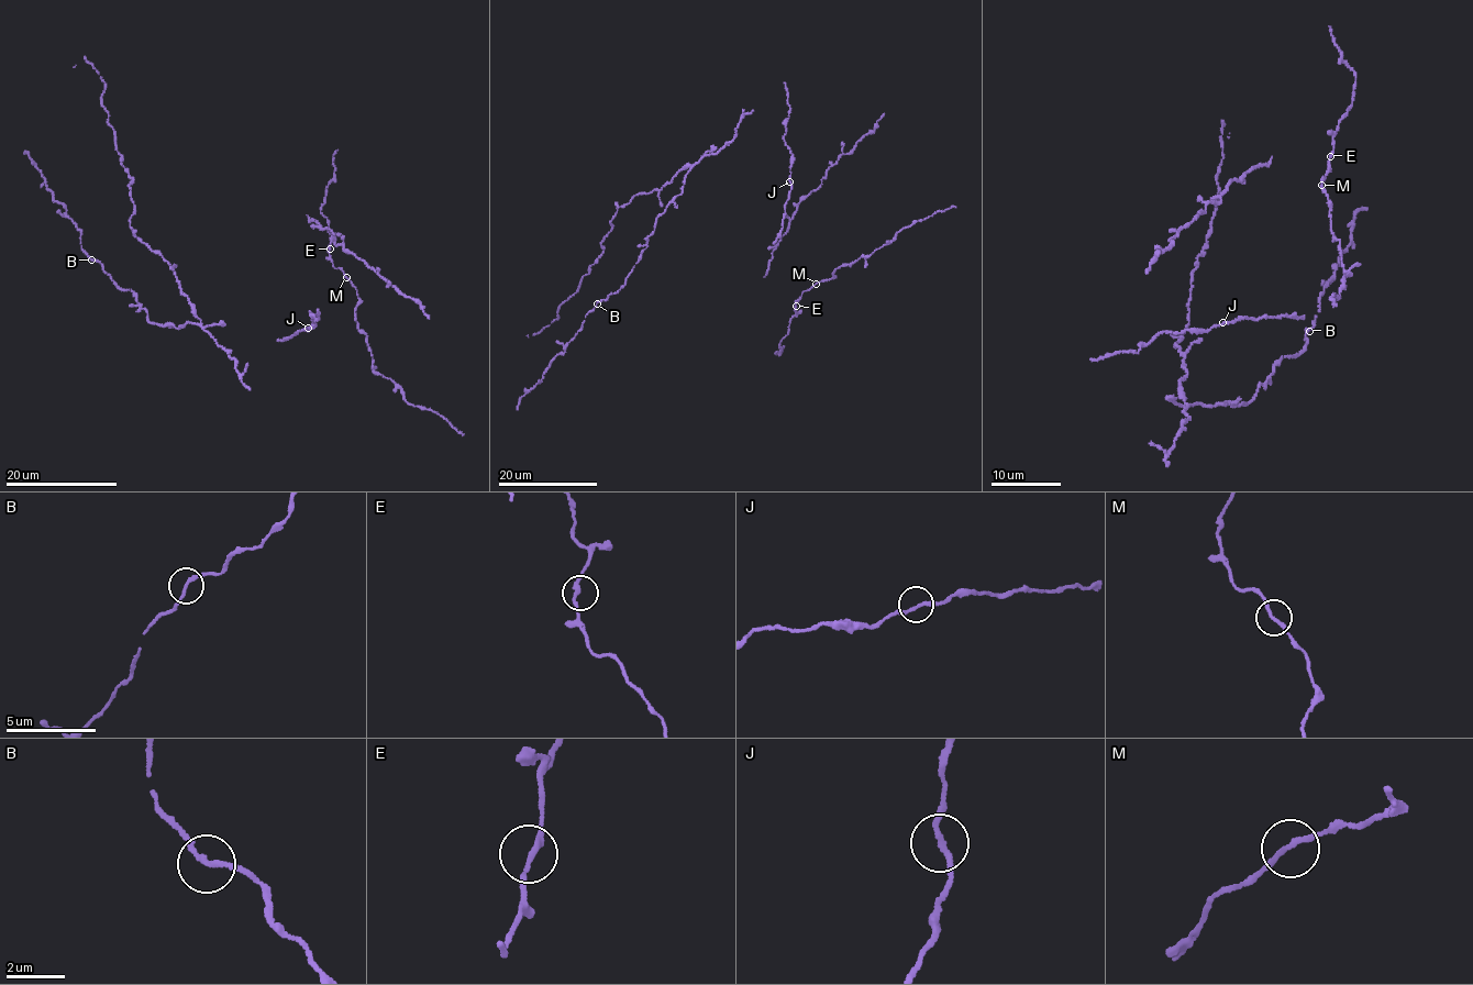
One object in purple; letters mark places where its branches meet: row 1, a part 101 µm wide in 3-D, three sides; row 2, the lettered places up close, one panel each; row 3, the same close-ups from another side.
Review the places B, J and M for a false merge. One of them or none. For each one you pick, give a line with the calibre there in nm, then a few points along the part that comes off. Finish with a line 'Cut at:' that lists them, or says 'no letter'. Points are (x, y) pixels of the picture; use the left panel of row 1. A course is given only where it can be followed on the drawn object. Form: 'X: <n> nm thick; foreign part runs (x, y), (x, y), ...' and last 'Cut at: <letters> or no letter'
Cut at: no letter

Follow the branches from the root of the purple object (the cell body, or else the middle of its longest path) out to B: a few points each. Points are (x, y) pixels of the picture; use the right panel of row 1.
B: (1151, 441), (1170, 450), (1188, 418), (1185, 407), (1248, 402), (1282, 356), (1304, 350), (1309, 331)

